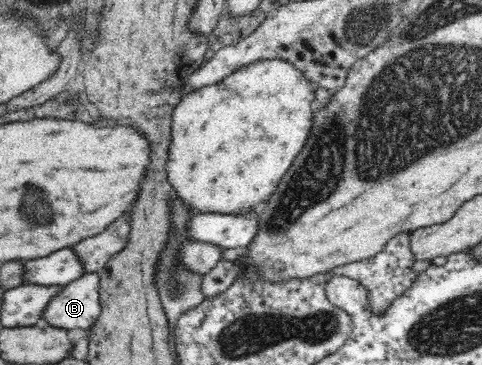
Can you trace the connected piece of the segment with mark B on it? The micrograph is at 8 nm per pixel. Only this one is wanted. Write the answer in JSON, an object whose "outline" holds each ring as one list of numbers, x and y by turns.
{"outline":[[97,272,68,282,48,301,40,318,61,330,90,329,100,315,99,283]]}

